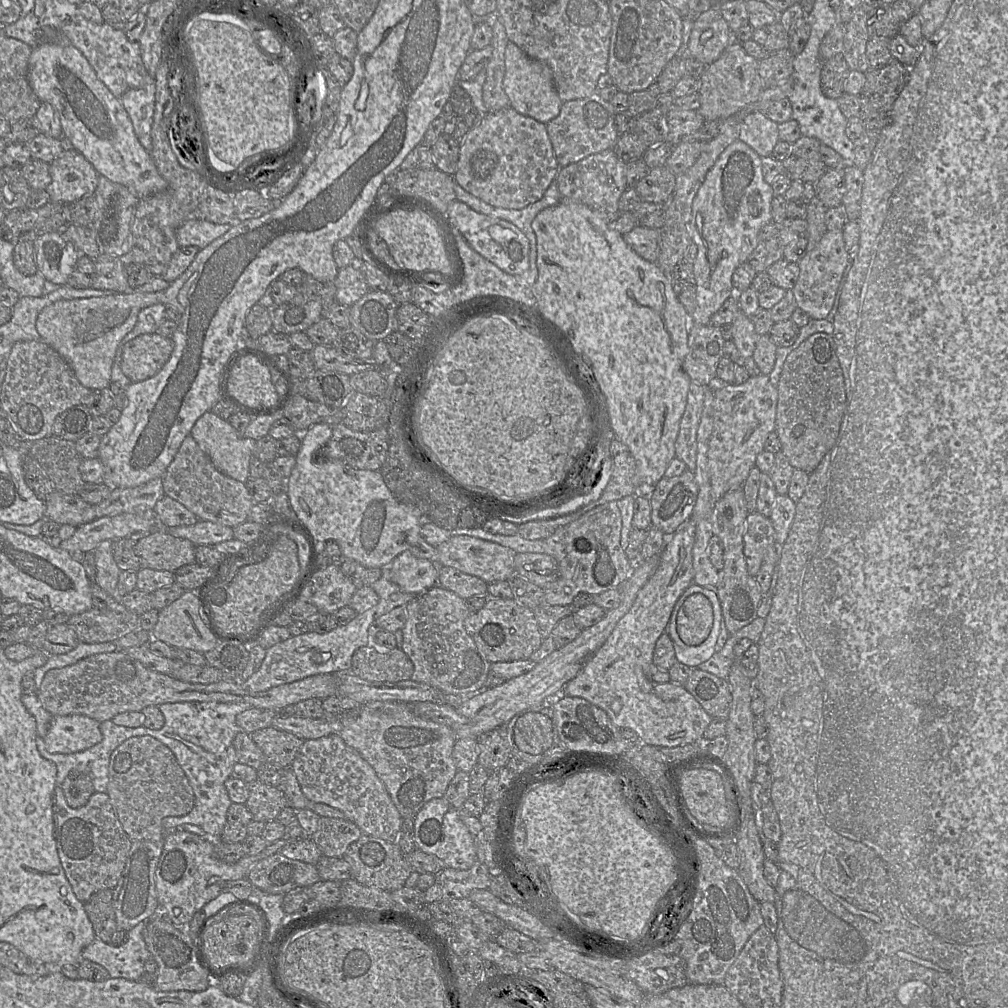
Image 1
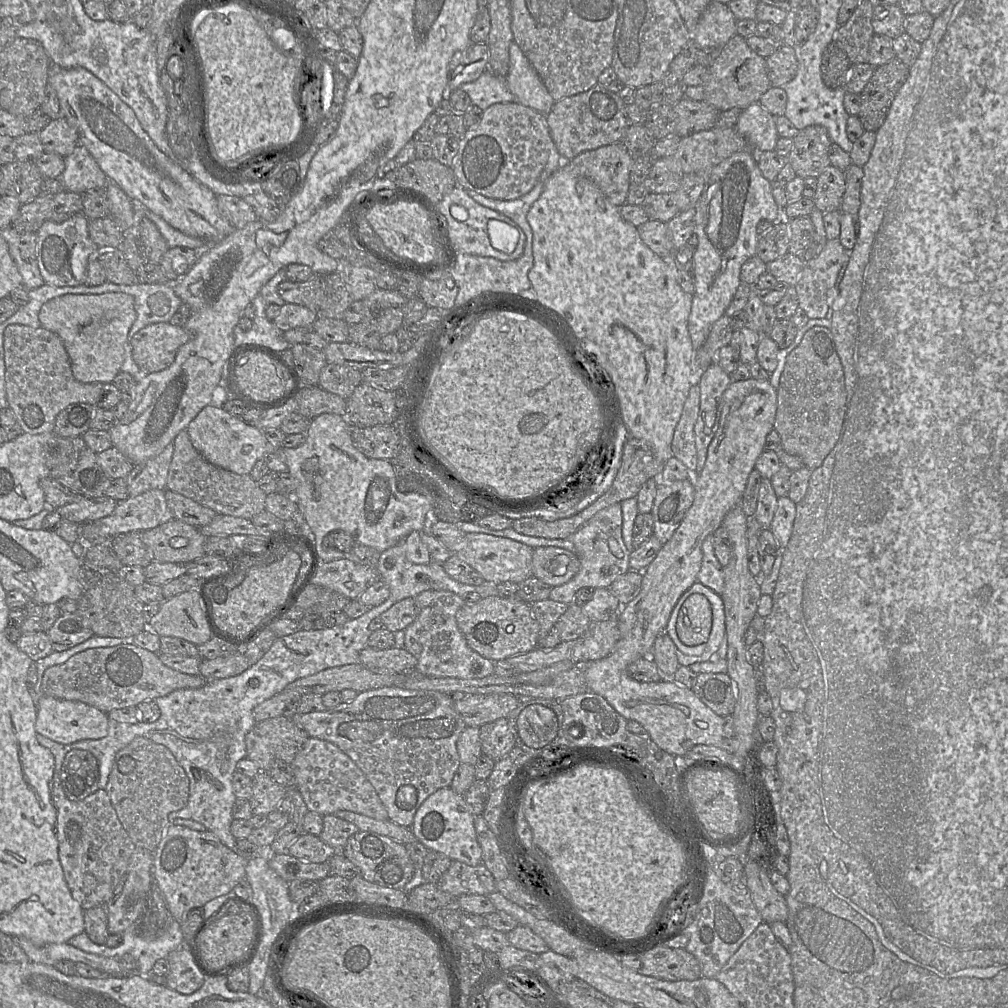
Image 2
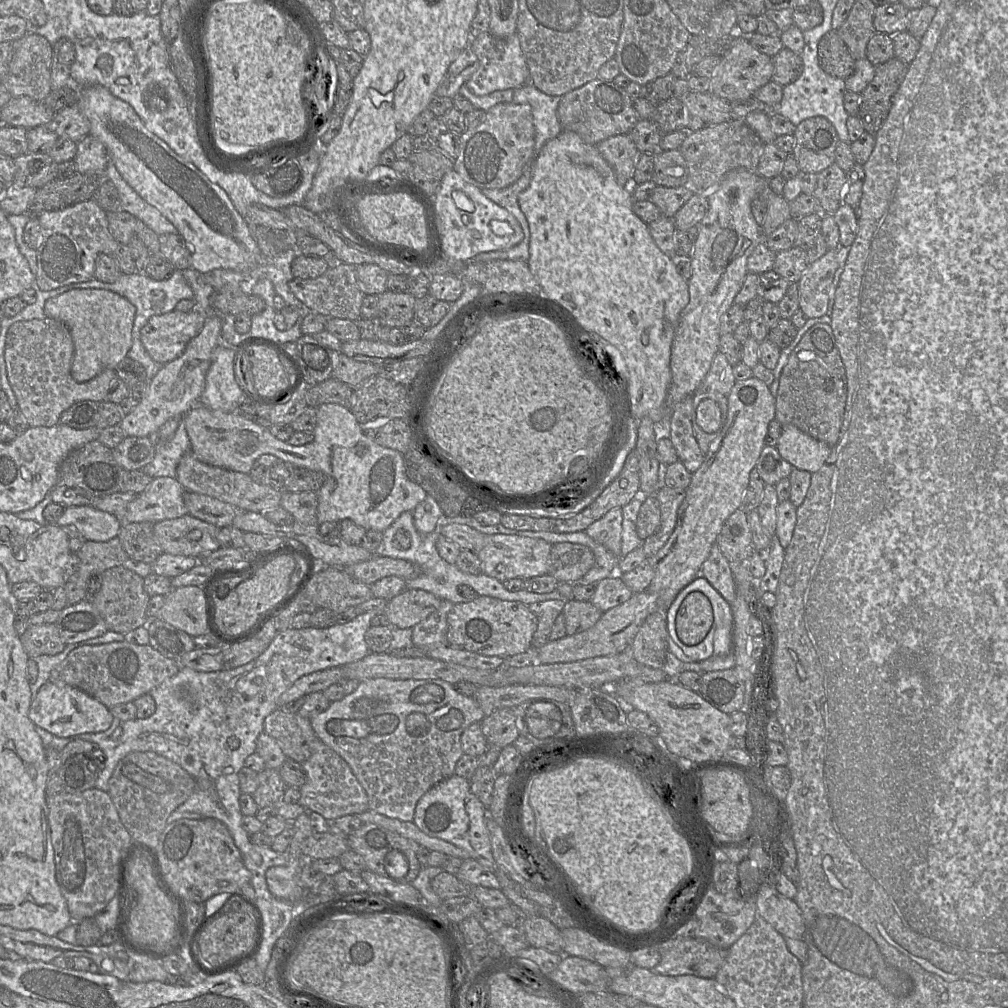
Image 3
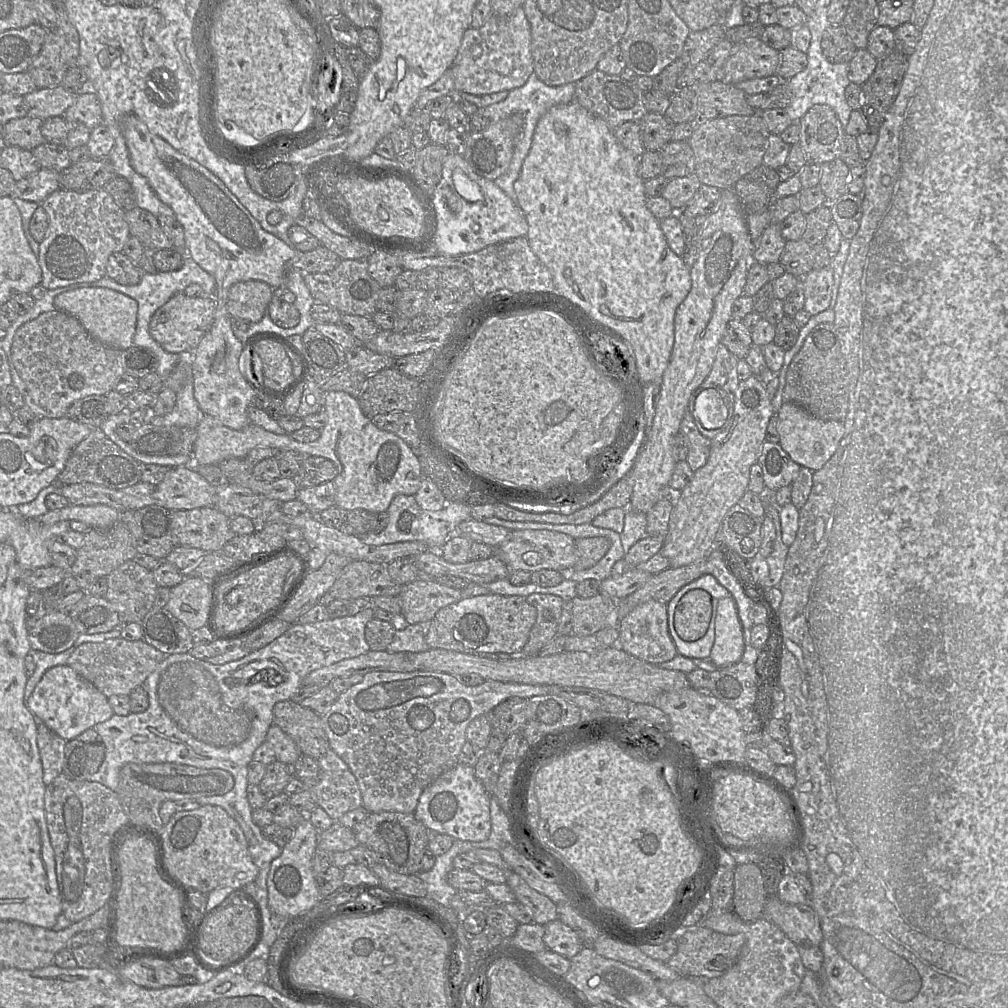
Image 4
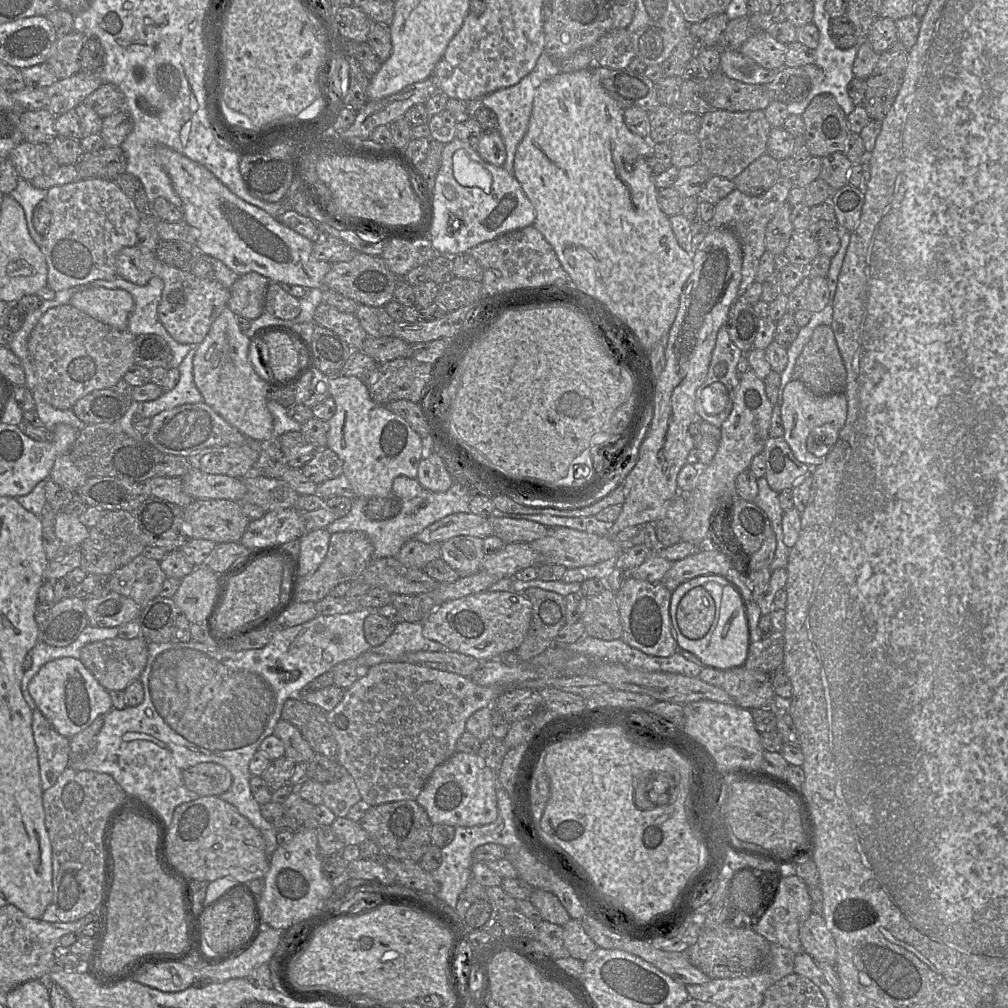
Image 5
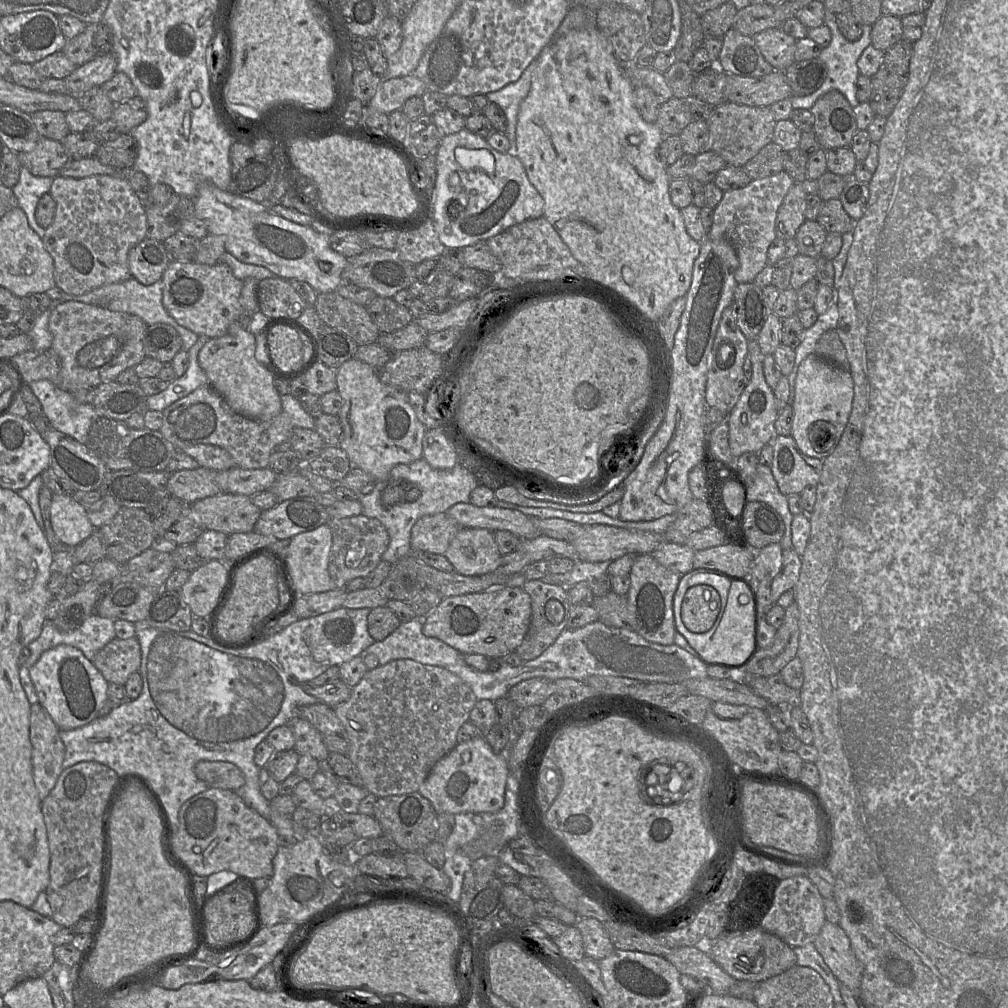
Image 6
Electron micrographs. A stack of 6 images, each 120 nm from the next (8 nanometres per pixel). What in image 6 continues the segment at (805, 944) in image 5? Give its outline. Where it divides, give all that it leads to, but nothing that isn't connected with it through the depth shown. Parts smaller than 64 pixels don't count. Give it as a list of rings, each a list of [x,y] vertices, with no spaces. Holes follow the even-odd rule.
[[[826,921],[813,943],[838,982],[859,995],[863,966],[855,957],[844,930]]]

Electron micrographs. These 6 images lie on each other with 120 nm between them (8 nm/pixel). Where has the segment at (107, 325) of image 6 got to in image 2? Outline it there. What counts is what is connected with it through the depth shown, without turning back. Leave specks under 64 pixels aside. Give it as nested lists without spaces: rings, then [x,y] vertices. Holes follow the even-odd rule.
[[[11,324],[4,330],[3,348],[7,401],[24,433],[53,432],[57,415],[71,404],[85,403],[95,407],[103,383],[82,383],[74,378],[67,351],[62,340],[55,333],[43,327],[32,328]]]

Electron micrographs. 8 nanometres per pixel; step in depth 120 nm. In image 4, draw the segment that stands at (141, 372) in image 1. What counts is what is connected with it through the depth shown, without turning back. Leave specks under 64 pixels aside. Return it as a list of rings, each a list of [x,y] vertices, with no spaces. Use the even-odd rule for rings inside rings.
[[[184,292],[172,296],[152,315],[149,323],[151,337],[167,352],[193,352],[214,319],[214,297],[188,297]]]

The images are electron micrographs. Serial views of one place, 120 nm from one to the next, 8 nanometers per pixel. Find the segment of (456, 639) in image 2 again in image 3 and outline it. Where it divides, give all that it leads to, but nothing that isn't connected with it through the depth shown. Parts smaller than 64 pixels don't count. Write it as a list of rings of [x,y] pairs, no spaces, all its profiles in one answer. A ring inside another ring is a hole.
[[[441,600],[438,608],[426,619],[412,627],[412,643],[424,649],[426,656],[475,668],[497,669],[503,666],[503,657],[485,656],[465,649],[453,648],[447,640],[447,615],[454,603]]]

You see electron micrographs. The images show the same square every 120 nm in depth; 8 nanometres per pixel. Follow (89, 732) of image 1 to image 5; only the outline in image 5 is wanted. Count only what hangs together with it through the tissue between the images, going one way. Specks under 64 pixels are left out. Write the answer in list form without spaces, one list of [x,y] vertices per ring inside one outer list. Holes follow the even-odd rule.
[[[63,657],[44,664],[31,679],[28,690],[37,708],[56,731],[70,739],[113,707],[106,690],[78,658]]]

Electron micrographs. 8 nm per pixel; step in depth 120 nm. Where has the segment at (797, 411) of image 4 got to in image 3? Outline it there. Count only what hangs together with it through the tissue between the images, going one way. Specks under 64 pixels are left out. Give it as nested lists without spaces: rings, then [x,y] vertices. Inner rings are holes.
[[[782,425],[776,448],[795,469],[817,472],[829,457],[832,447],[802,432],[796,426]]]

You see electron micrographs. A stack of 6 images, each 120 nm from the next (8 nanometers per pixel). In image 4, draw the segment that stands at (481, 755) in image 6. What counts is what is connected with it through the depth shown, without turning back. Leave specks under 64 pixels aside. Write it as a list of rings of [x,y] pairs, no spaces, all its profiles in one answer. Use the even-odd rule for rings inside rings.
[[[457,763],[424,789],[413,814],[430,832],[447,834],[457,840],[481,842],[491,833],[490,806],[491,795],[476,777],[474,767]]]

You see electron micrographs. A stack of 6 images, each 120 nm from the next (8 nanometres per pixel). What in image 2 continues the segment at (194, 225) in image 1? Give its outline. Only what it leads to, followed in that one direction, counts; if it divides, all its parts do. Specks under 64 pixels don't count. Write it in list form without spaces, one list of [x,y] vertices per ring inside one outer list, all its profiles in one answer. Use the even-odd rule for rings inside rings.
[[[134,202],[134,229],[139,228],[140,221],[144,217],[150,219],[157,226],[168,243],[169,248],[188,247],[200,253],[210,245],[202,238],[190,236],[175,229],[160,216],[148,210],[146,207],[142,207]]]

